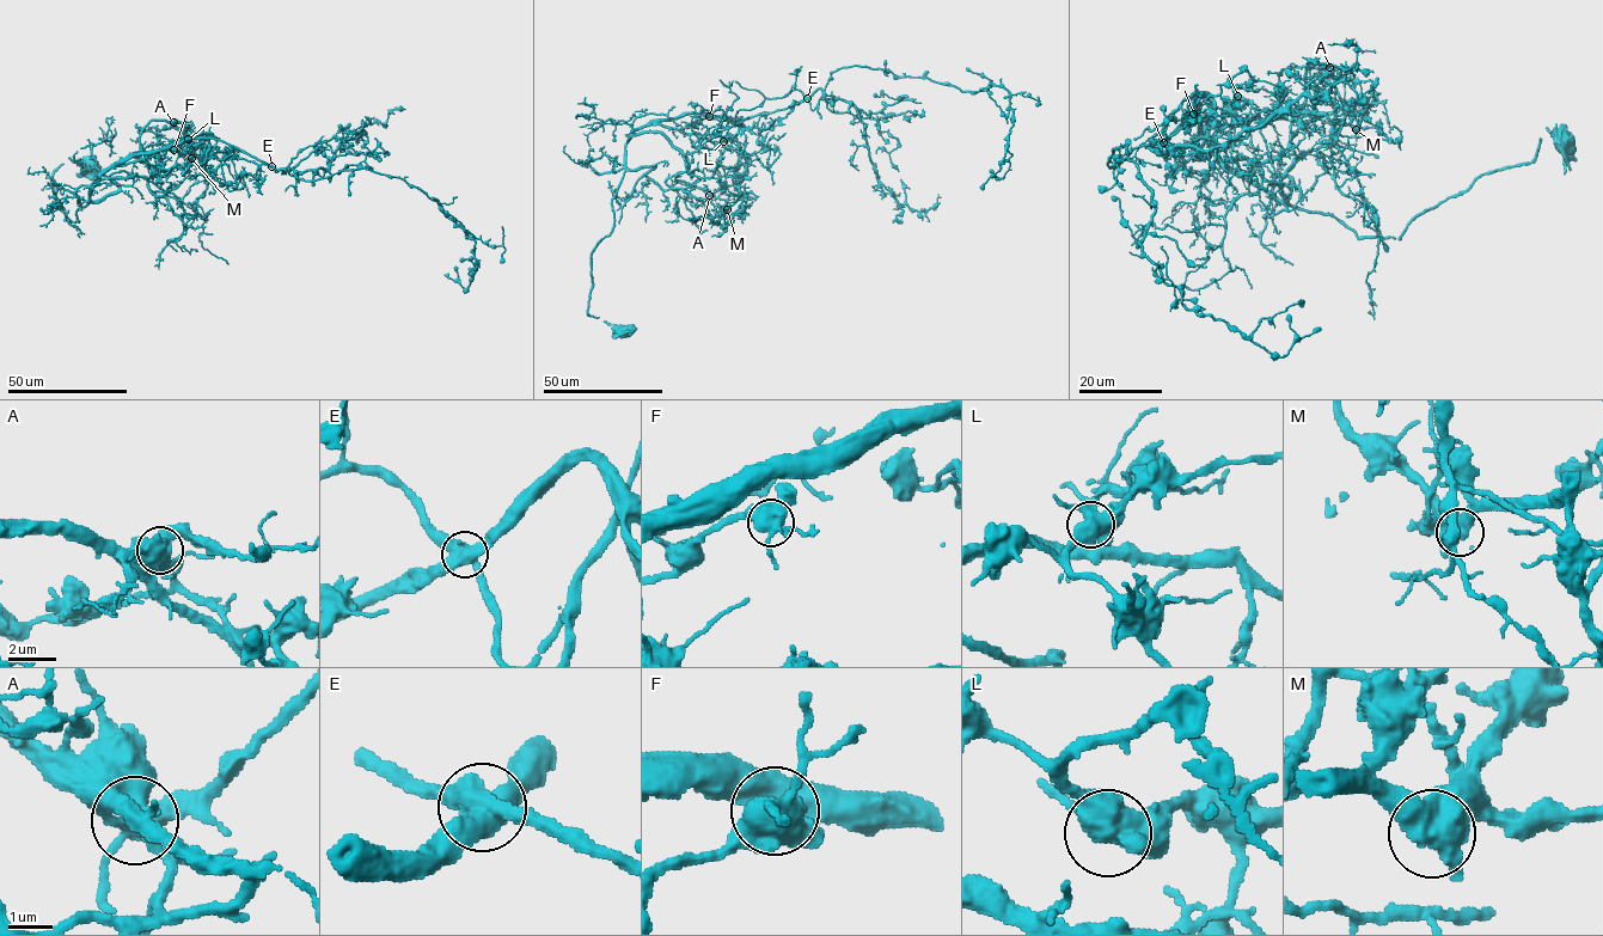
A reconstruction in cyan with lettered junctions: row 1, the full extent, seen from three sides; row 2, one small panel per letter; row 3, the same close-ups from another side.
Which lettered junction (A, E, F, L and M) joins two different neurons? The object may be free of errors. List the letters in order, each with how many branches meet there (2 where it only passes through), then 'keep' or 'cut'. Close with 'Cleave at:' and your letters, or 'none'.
A: branches 4; keep
E: branches 4; cut
F: branches 4; keep
L: branches 4; keep
M: branches 3; keep
Cleave at: E

